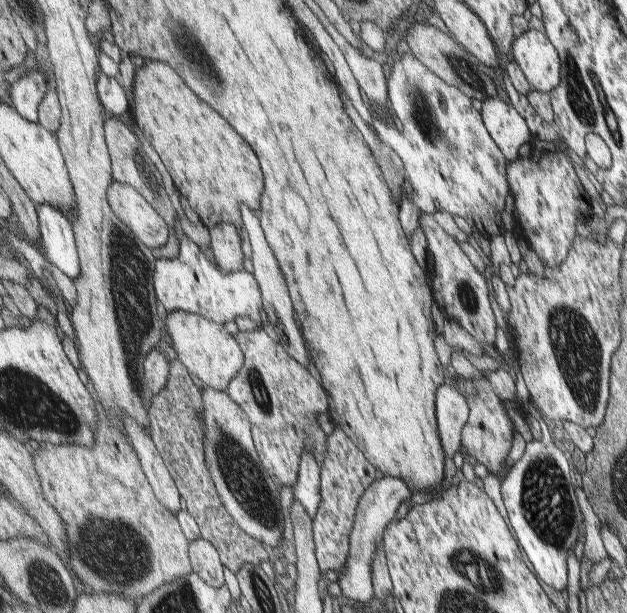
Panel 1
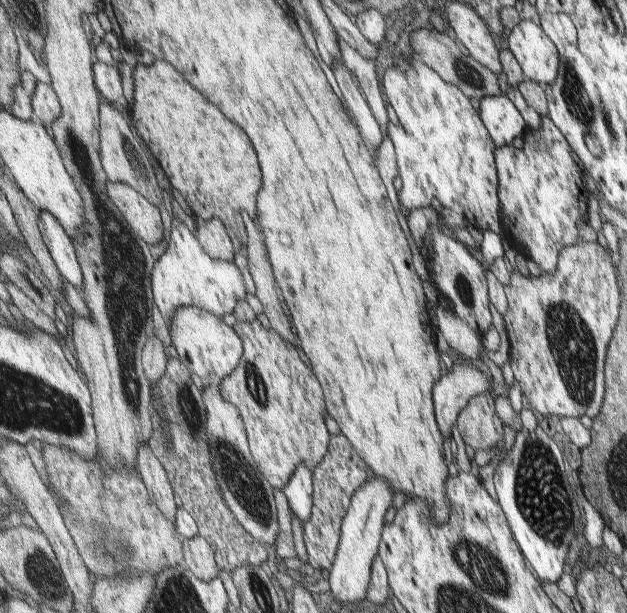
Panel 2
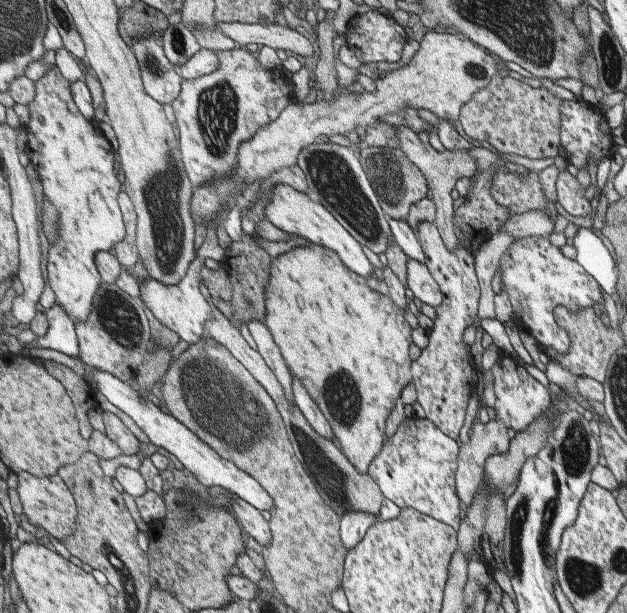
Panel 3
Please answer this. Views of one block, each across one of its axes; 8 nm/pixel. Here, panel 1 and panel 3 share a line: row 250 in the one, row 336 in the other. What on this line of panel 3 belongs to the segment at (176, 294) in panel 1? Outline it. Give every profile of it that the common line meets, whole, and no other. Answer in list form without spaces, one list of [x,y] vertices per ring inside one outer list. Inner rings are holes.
[[[195,259],[185,278],[180,284],[168,285],[153,278],[140,279],[141,299],[150,309],[152,314],[168,329],[173,330],[187,346],[199,343],[206,337],[205,325],[218,311],[214,303],[207,302],[207,298],[201,292],[201,270],[205,266],[205,259]]]

